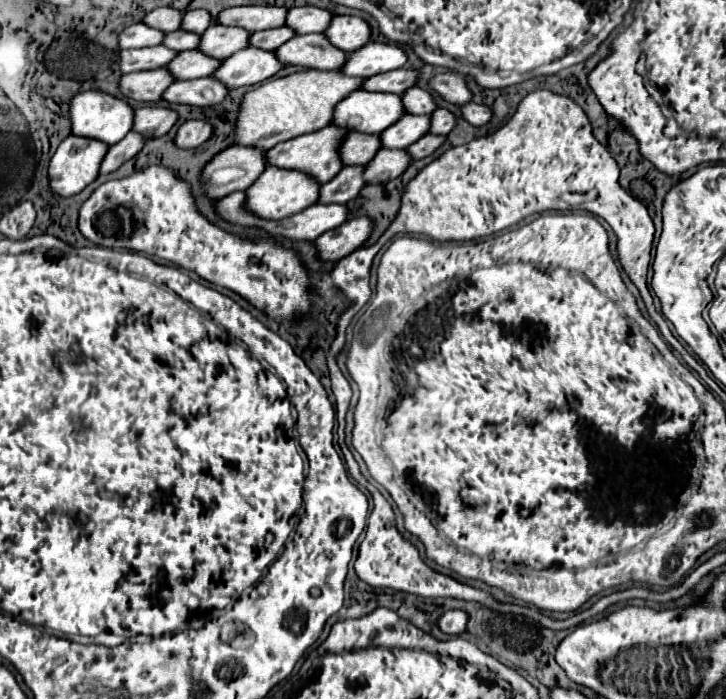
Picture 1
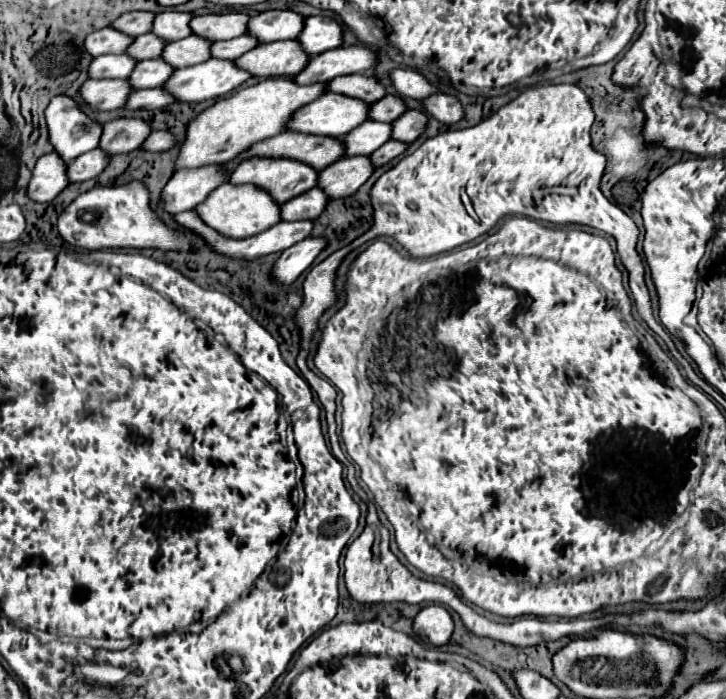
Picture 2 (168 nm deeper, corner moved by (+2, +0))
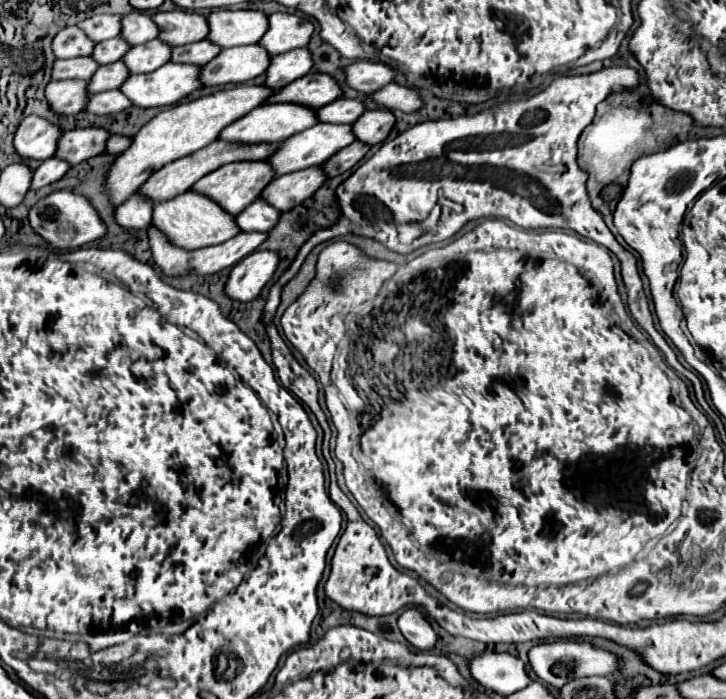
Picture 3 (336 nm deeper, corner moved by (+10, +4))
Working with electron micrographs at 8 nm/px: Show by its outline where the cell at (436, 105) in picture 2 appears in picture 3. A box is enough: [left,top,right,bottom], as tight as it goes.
[368,83,422,113]

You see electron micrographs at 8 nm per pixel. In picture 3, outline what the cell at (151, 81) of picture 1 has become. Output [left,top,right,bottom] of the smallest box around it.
[44,79,88,115]

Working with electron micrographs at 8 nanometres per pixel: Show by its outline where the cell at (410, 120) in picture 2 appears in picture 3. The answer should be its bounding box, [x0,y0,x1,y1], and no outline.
[352,109,394,145]

